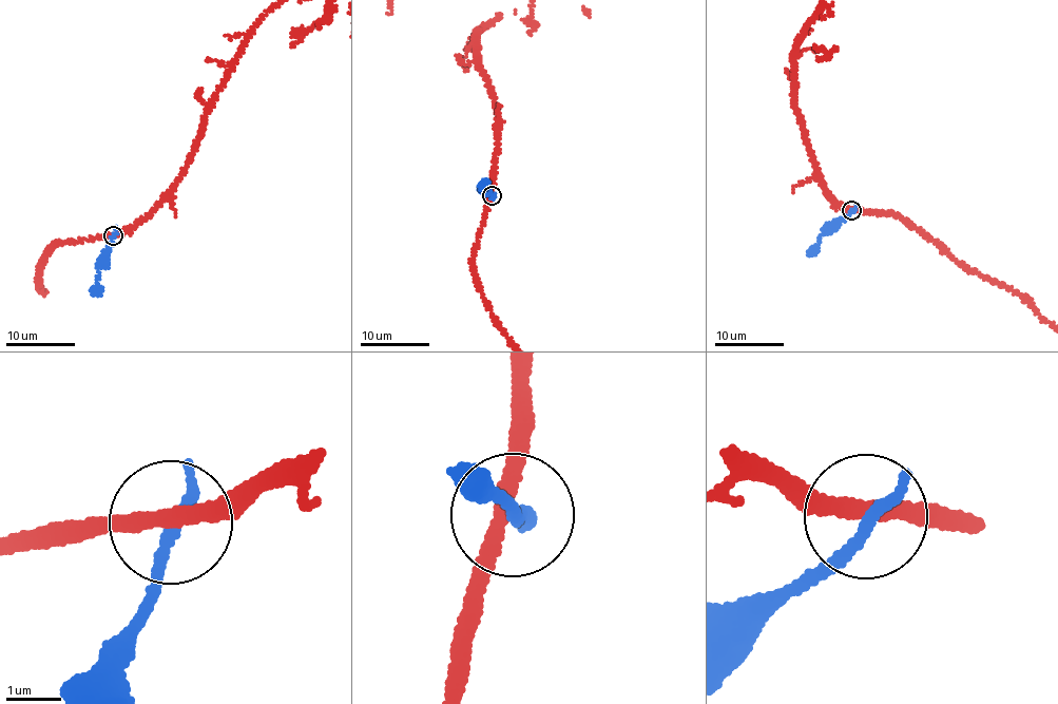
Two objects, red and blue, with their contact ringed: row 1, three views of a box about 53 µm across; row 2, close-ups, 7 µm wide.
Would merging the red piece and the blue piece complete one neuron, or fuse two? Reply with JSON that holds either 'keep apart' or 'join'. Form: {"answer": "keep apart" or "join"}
{"answer": "keep apart"}

